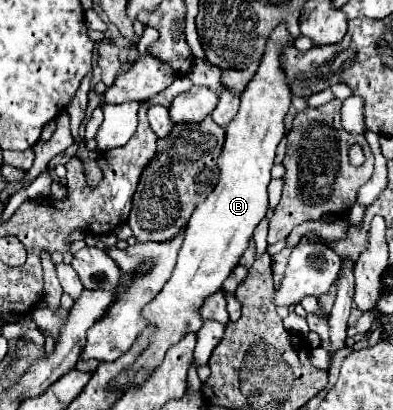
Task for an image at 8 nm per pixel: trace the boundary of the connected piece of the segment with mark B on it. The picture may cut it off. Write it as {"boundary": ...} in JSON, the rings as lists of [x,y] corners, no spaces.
{"boundary":[[[281,21],[273,29],[265,45],[265,53],[255,77],[241,93],[239,113],[227,125],[227,139],[217,161],[219,181],[213,193],[203,203],[199,203],[195,213],[191,215],[173,275],[165,283],[163,291],[143,309],[143,315],[157,325],[151,347],[143,351],[143,355],[139,357],[139,361],[133,363],[133,369],[129,373],[119,375],[117,381],[111,383],[113,387],[127,391],[135,385],[141,385],[149,377],[149,373],[163,361],[163,355],[171,345],[175,345],[185,333],[201,329],[203,321],[199,309],[203,301],[221,289],[225,277],[233,271],[243,251],[247,249],[255,227],[265,217],[269,209],[267,185],[271,183],[273,159],[277,145],[285,137],[285,115],[291,107],[293,97],[287,73],[283,73],[281,57],[283,49],[293,45],[295,37],[291,37],[285,21]]]}

